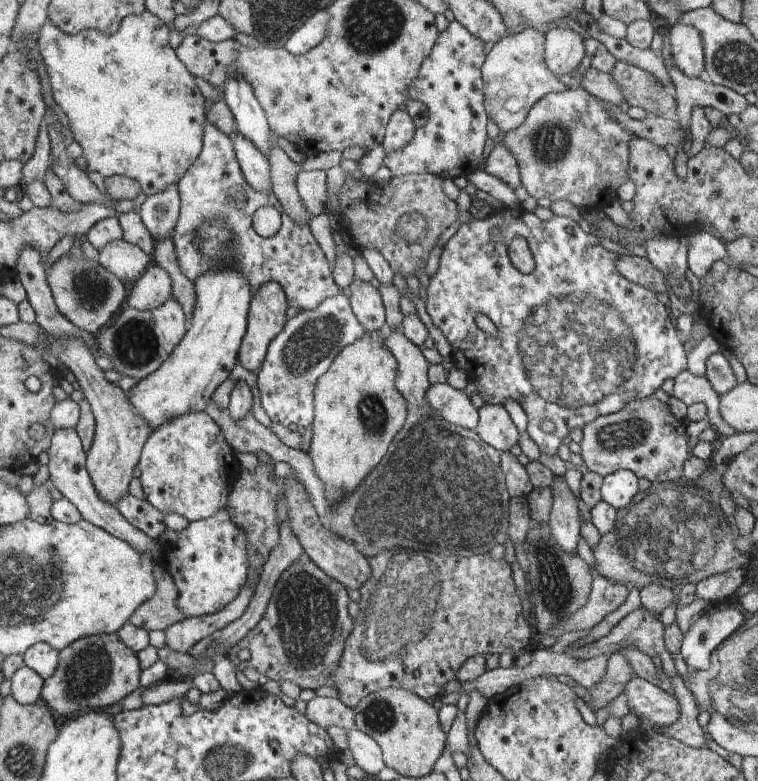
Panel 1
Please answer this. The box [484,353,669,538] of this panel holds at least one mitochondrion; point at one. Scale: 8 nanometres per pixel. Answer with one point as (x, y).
(619, 436)

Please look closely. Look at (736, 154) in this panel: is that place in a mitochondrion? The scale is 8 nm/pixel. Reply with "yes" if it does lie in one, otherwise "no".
no

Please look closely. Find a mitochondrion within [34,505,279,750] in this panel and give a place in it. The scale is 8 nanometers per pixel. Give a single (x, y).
(87, 674)

